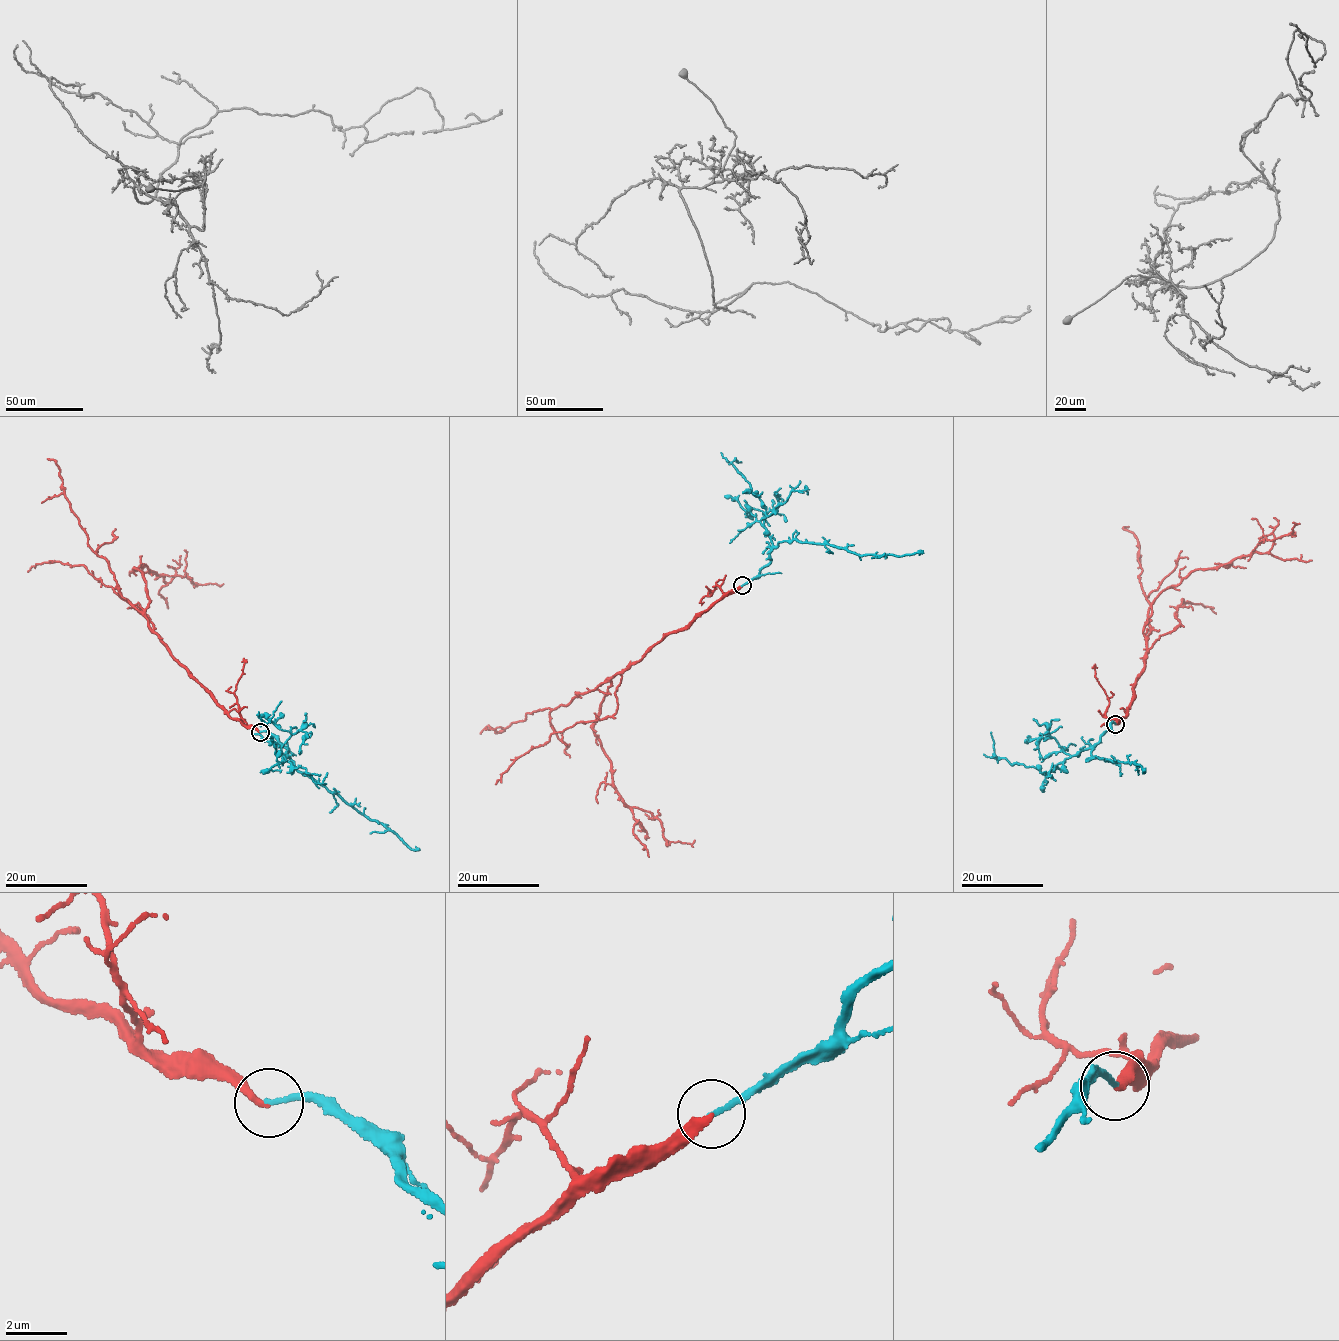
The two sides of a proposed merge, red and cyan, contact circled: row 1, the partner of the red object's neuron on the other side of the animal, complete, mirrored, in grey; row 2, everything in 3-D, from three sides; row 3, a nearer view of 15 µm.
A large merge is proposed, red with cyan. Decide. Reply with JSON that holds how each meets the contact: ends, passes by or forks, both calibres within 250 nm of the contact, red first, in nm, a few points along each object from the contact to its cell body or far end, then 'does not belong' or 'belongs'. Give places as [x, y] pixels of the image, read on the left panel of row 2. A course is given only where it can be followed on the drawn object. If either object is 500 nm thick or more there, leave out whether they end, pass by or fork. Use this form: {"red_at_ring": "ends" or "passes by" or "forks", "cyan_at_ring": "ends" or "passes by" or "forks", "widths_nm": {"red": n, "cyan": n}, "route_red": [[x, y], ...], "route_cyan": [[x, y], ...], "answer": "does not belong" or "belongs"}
{"red_at_ring": "ends", "cyan_at_ring": "ends", "widths_nm": {"red": 260, "cyan": 180}, "route_red": [[260, 732], [231, 717], [151, 629], [145, 581], [135, 569], [145, 564], [148, 573], [223, 583]], "route_cyan": [[260, 732], [288, 748], [287, 757], [299, 771], [382, 823], [413, 850], [415, 846]], "answer": "does not belong"}

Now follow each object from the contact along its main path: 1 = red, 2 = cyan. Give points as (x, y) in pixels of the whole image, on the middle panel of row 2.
1: (741, 585), (608, 678), (593, 725), (628, 806), (649, 811), (668, 841), (694, 840)
2: (741, 585), (770, 561), (770, 552), (779, 542), (828, 544), (860, 555), (918, 554)

